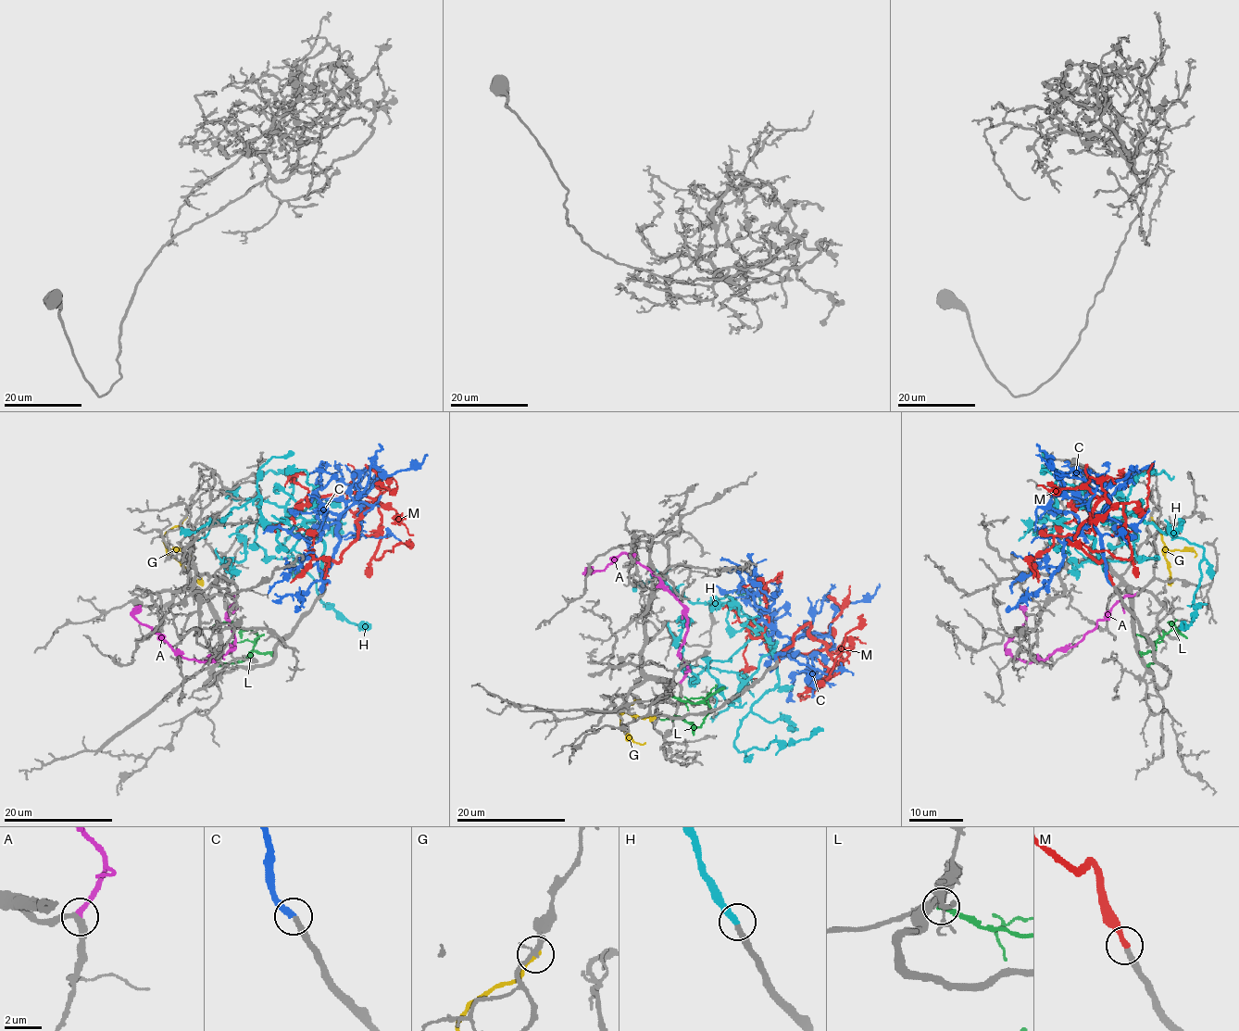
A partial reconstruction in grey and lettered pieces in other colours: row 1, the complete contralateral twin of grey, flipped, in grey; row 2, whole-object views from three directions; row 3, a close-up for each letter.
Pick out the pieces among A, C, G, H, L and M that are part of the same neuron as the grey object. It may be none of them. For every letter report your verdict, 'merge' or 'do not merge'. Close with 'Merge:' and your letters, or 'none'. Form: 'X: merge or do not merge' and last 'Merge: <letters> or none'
A: do not merge
C: do not merge
G: do not merge
H: merge
L: merge
M: do not merge
Merge: H, L

